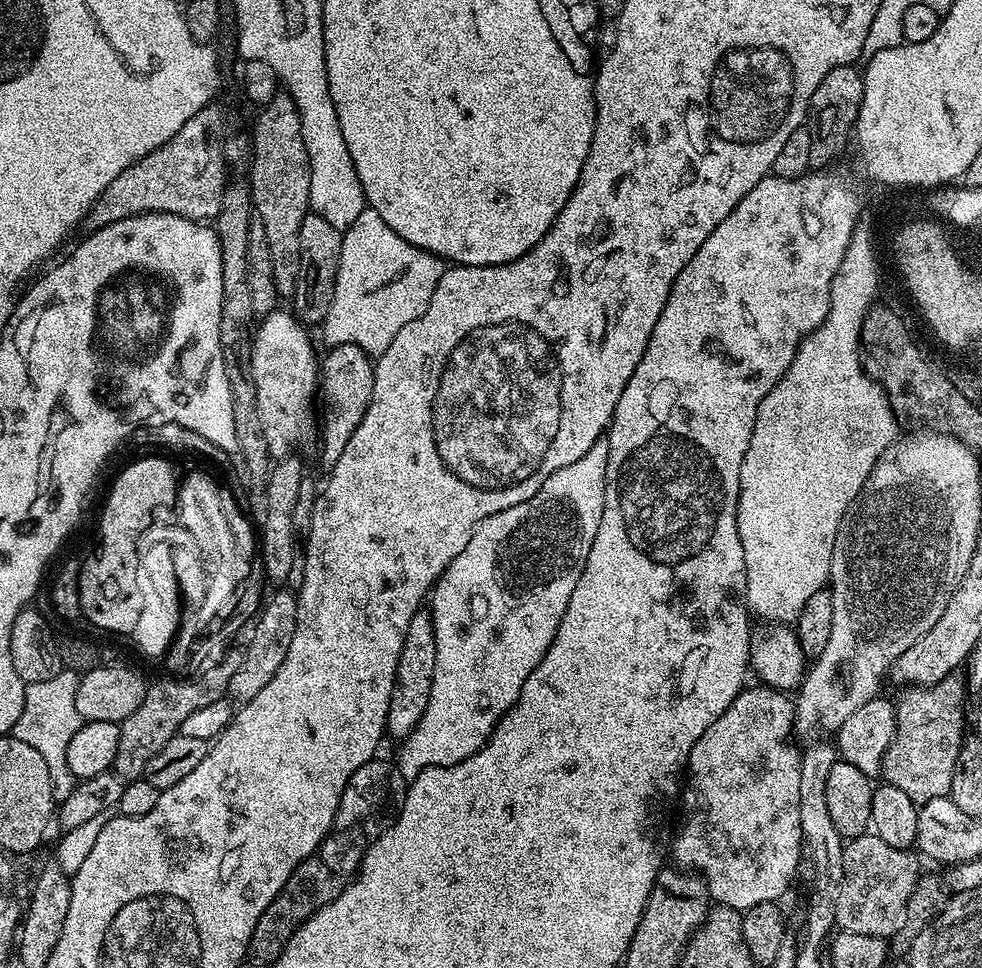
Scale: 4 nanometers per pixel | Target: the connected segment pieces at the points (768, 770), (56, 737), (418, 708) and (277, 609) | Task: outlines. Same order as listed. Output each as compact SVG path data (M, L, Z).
M767 686L744 687L734 698L734 702L730 702L730 706L726 706L726 710L722 714L722 718L718 718L718 722L714 722L714 726L710 726L710 730L706 730L706 734L702 734L702 738L698 738L698 742L694 742L694 750L690 750L690 758L688 759L686 768L686 783L682 788L682 804L684 800L684 821L680 824L680 829L675 829L674 839L670 844L670 856L672 856L677 865L681 869L687 870L689 873L703 876L704 883L708 886L708 895L717 905L725 908L735 908L743 910L750 906L758 906L758 902L770 902L771 900L779 901L780 896L784 896L788 892L788 887L792 884L792 879L796 876L800 864L802 868L802 845L804 835L802 834L802 826L800 825L800 799L798 798L798 790L802 779L802 770L800 769L801 749L795 748L788 739L793 739L794 725L796 723L796 705L793 697L789 693L781 692L778 688L769 688Z
M62 668L54 678L27 685L24 690L22 714L19 715L18 722L10 733L19 741L34 747L34 750L38 750L38 754L45 759L57 801L67 798L76 783L69 763L66 762L66 746L70 744L70 739L77 733L82 723L74 703L79 677L79 673L72 669Z
M421 610L410 618L410 626L406 626L406 638L402 642L402 654L398 654L396 681L390 694L388 707L387 735L403 738L411 734L422 714L426 714L426 706L430 702L430 686L434 682L434 666L438 662L438 646L434 634L432 613Z
M276 590L271 593L272 598L261 607L254 620L256 629L252 632L252 641L244 648L242 667L230 678L228 696L236 702L247 702L258 698L258 694L278 674L278 666L286 662L286 650L290 650L290 641L294 638L294 626L298 618L300 601L297 593L287 590Z

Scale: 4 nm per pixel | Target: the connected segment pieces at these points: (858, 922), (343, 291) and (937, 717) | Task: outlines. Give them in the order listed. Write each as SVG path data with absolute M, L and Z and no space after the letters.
M875 834L849 839L844 845L844 877L838 890L836 928L854 934L874 934L891 938L904 927L906 902L921 879L920 868L907 848L886 846Z
M367 206L343 233L334 302L322 321L324 338L329 347L359 344L365 352L379 354L394 334L425 313L446 264L436 264L437 256L406 242Z
M955 675L939 680L937 684L927 686L908 686L903 689L896 705L896 733L884 755L880 767L883 779L887 783L898 786L898 790L910 794L910 798L918 806L930 802L934 798L948 796L952 791L954 766L958 763L960 749L966 743L964 736L964 692L966 684L963 679L956 680Z

